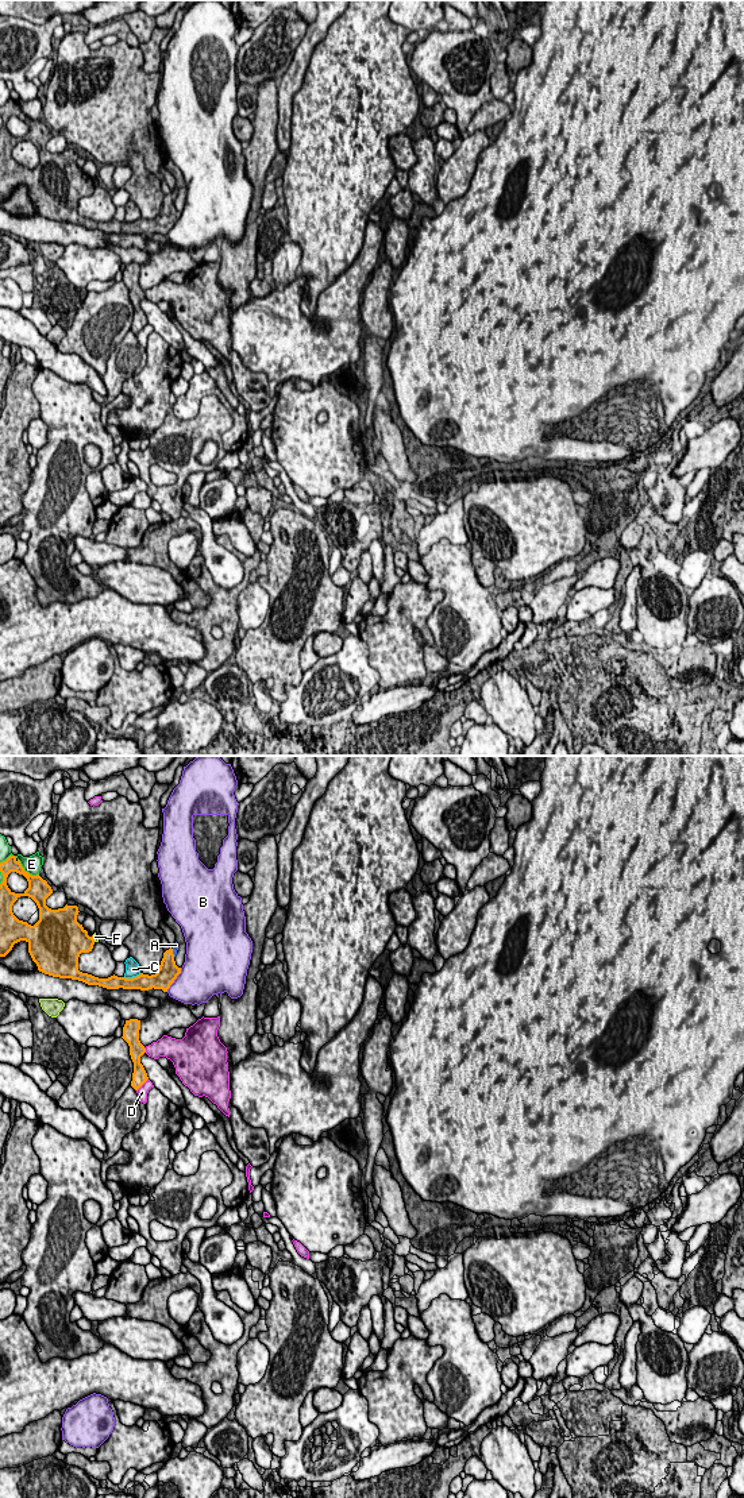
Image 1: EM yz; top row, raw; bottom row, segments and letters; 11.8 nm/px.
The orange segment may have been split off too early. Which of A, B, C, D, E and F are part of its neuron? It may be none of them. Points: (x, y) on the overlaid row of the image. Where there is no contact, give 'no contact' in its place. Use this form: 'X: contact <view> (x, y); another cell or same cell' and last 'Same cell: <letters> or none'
A: contact yz (172, 953); same cell
B: contact yz (174, 979); another cell
C: contact yz (133, 977); another cell
D: contact yz (142, 1084); another cell
E: contact yz (19, 863); another cell
F: contact yz (92, 938); another cell
Same cell: A

